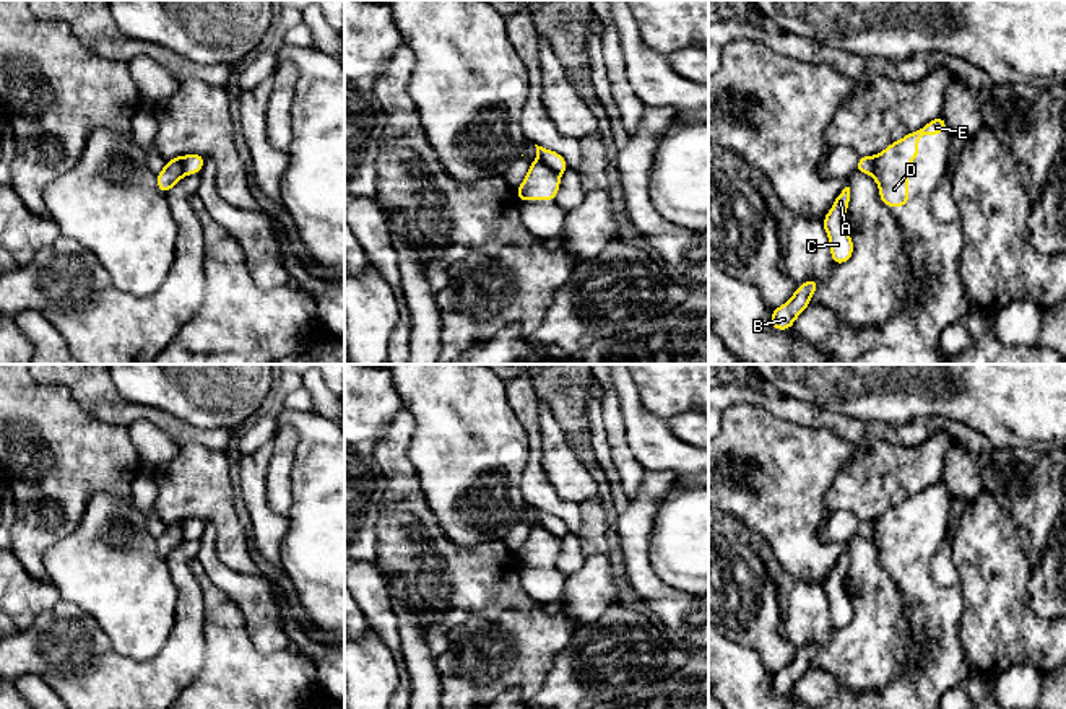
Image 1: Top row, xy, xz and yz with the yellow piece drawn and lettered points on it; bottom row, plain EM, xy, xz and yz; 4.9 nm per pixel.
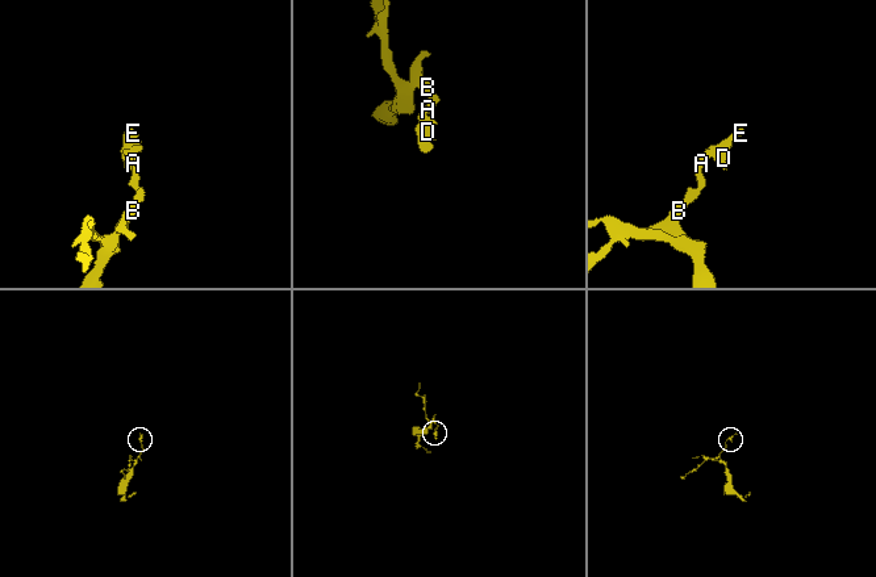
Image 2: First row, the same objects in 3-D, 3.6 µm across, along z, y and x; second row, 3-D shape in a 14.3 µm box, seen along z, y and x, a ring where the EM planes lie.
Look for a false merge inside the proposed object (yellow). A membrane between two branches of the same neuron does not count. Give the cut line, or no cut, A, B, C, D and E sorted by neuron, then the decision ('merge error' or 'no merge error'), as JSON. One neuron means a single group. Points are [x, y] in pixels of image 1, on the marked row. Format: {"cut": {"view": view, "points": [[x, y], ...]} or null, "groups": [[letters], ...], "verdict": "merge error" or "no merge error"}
{"cut": {"view": "xz", "points": [[538, 158], [559, 174]]}, "groups": [["A", "B", "C"], ["D", "E"]], "verdict": "merge error"}

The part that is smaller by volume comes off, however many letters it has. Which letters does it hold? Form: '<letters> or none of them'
D, E

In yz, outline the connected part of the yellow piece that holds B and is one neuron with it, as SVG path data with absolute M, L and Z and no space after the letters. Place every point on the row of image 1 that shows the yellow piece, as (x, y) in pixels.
M808 280L796 286L790 301L772 309L770 324L774 330L790 330L796 317L809 306L812 294L819 288L817 280Z

